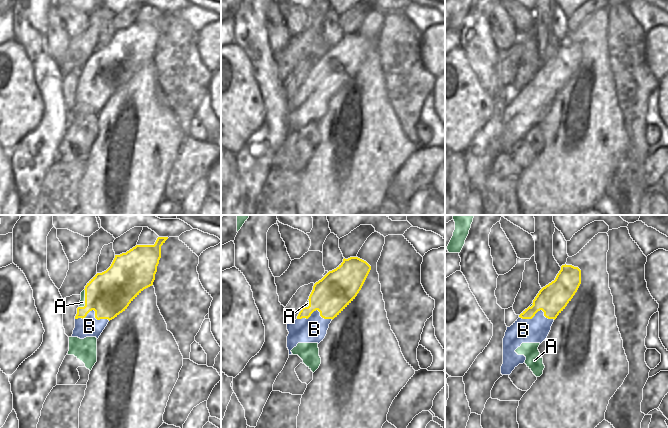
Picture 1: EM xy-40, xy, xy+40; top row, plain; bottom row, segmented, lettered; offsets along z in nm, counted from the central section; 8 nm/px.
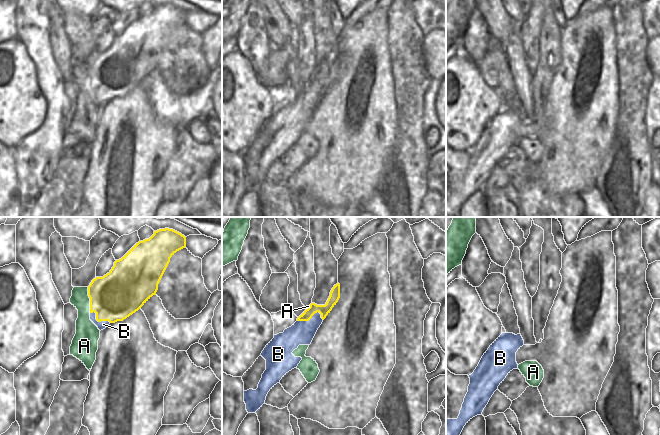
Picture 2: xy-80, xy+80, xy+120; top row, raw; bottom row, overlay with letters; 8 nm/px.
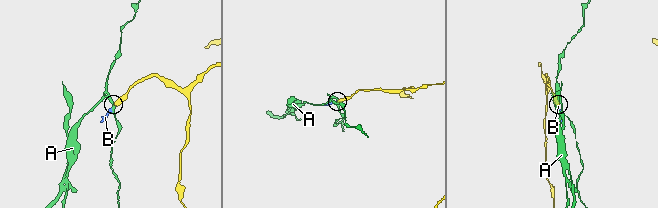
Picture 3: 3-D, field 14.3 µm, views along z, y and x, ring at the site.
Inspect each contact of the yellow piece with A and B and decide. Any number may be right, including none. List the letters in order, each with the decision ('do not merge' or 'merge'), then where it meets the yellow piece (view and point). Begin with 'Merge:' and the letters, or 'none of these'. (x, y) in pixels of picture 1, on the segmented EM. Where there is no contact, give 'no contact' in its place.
Merge: none of these
A: do not merge; contact xy-40 (85, 300)
B: do not merge; contact xy-40 (95, 312)

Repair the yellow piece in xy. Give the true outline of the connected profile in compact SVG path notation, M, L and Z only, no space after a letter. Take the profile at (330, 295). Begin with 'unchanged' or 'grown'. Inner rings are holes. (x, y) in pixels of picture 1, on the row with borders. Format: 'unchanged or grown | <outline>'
unchanged | M358 257L343 259L334 270L316 282L309 296L309 306L303 307L297 319L308 319L318 310L324 319L337 317L361 290L371 266Z

